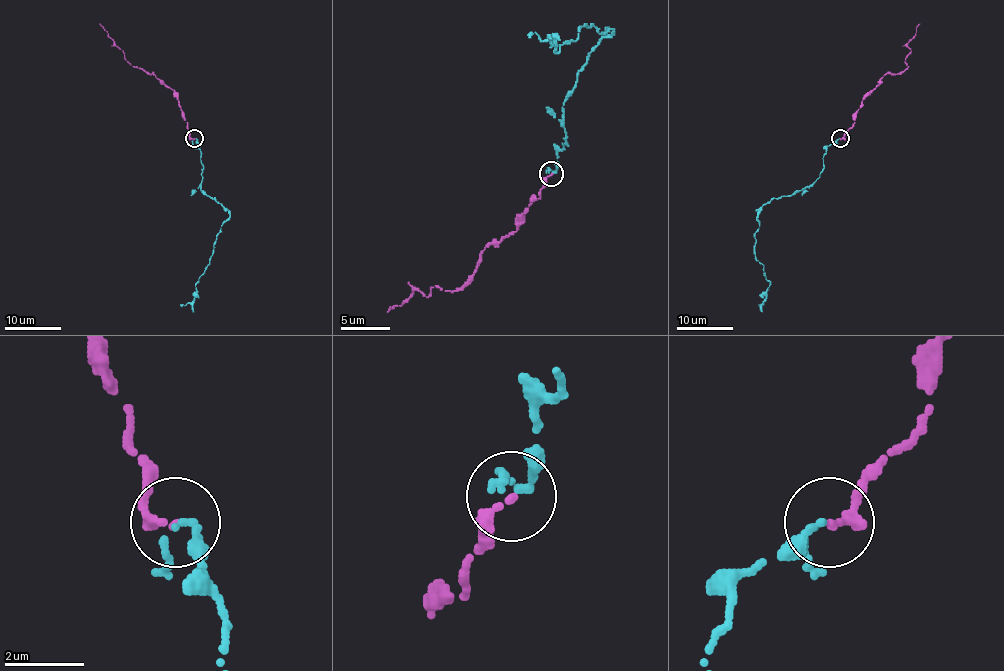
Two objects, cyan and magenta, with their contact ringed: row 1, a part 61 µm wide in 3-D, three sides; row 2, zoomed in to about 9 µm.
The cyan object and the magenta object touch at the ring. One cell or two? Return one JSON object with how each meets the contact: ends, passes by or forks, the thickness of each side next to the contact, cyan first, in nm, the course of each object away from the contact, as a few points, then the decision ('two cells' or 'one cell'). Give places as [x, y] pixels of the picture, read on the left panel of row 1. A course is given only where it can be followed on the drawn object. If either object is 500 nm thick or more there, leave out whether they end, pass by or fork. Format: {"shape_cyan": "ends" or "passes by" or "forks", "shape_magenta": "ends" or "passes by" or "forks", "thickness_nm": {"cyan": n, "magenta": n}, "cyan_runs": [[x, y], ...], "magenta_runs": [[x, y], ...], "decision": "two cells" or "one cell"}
{"shape_cyan": "passes by", "shape_magenta": "ends", "thickness_nm": {"cyan": 160, "magenta": 200}, "cyan_runs": [[195, 138], [203, 169], [200, 191], [229, 210], [229, 218], [195, 286], [196, 294], [180, 305]], "magenta_runs": [[193, 138], [189, 137], [178, 96], [154, 74], [127, 61], [122, 50], [100, 23]], "decision": "one cell"}

